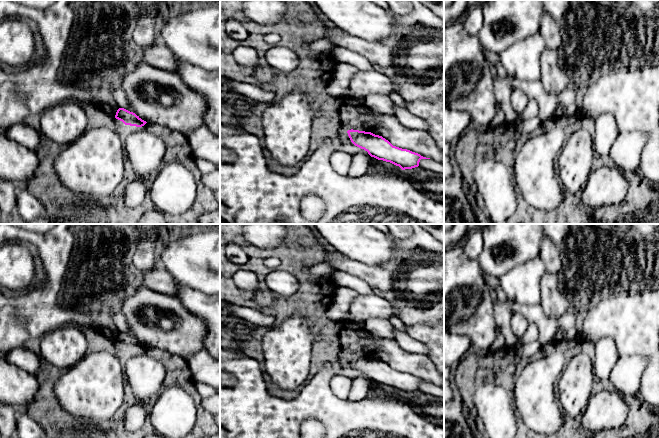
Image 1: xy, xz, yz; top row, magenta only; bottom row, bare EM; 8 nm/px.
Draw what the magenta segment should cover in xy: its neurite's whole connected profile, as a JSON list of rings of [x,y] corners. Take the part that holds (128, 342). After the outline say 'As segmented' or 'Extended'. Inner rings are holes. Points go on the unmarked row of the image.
[[[119,332],[116,336],[115,342],[122,345],[125,349],[142,351],[147,346],[142,344],[135,337],[130,336],[124,332]]]. As segmented

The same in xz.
[[[351,353],[347,357],[351,366],[367,375],[371,381],[390,386],[402,394],[418,391],[421,383],[430,383],[410,374],[393,370],[382,360],[371,356]]]. As segmented

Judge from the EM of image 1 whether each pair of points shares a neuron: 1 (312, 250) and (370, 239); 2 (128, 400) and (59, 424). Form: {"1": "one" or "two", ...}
{"1": "two", "2": "one"}

